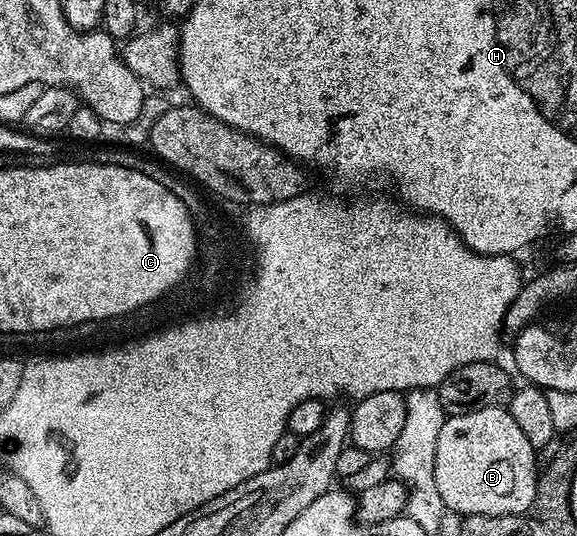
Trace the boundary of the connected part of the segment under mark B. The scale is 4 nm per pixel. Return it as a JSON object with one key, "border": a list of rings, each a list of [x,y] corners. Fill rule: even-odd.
{"border":[[[508,407],[484,408],[458,416],[446,415],[435,444],[434,478],[439,498],[450,513],[466,516],[520,516],[534,507],[539,475],[538,453],[527,442],[523,429],[511,418]]]}

